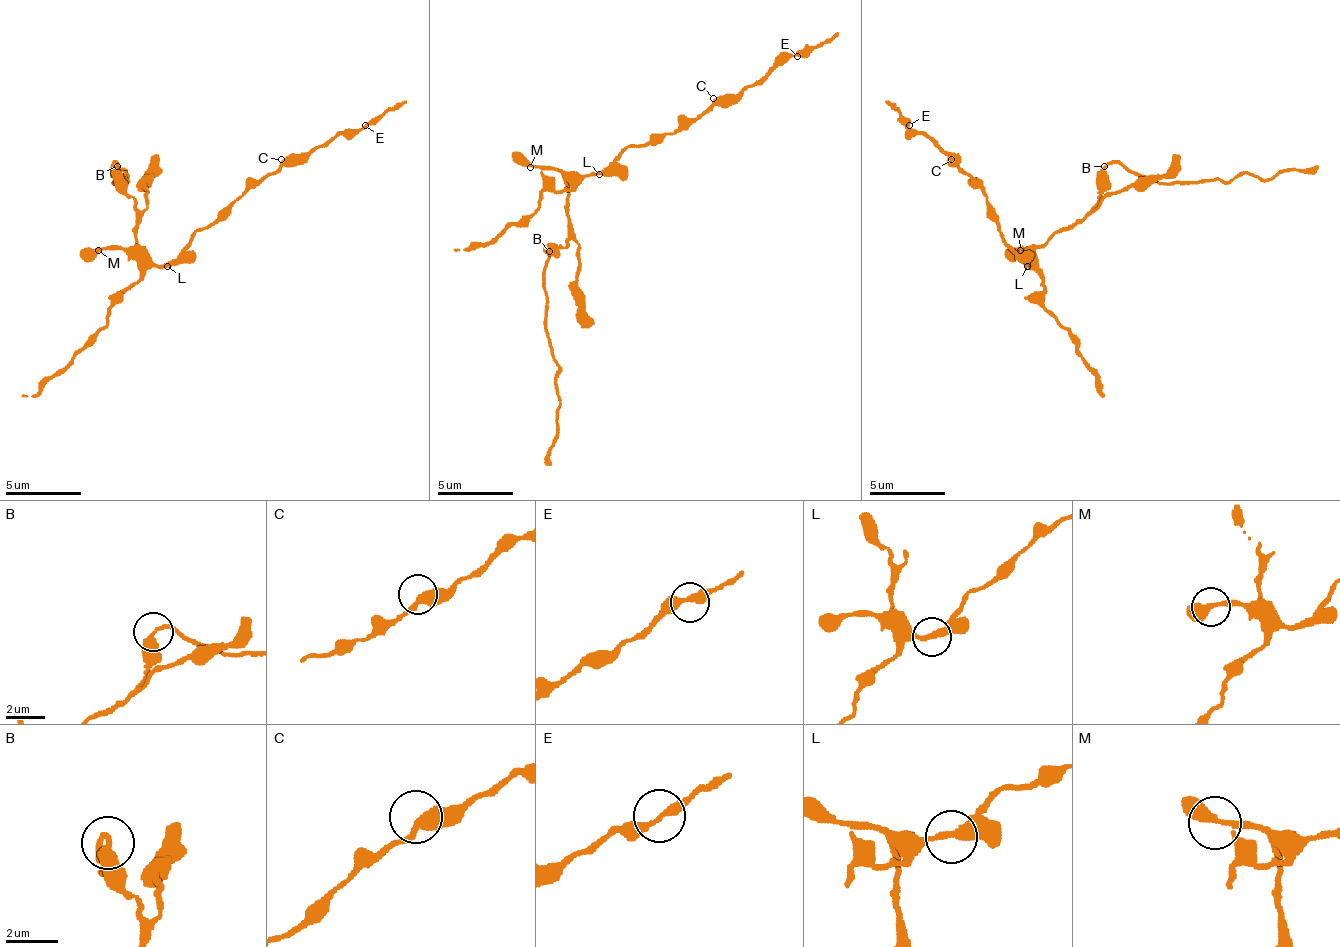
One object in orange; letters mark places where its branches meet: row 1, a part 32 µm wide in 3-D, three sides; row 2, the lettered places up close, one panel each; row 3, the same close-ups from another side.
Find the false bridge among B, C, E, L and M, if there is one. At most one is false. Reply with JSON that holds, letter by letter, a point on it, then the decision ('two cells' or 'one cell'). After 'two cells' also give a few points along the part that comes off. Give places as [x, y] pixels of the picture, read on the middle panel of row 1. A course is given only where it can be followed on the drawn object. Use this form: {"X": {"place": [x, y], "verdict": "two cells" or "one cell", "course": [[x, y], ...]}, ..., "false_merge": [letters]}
{"B": {"place": [549, 251], "verdict": "two cells", "course": [[549, 250], [546, 269], [546, 307], [557, 380], [557, 441], [546, 463]]}, "C": {"place": [713, 98], "verdict": "one cell"}, "E": {"place": [797, 56], "verdict": "one cell"}, "L": {"place": [599, 174], "verdict": "one cell"}, "M": {"place": [530, 167], "verdict": "one cell"}, "false_merge": ["B"]}

